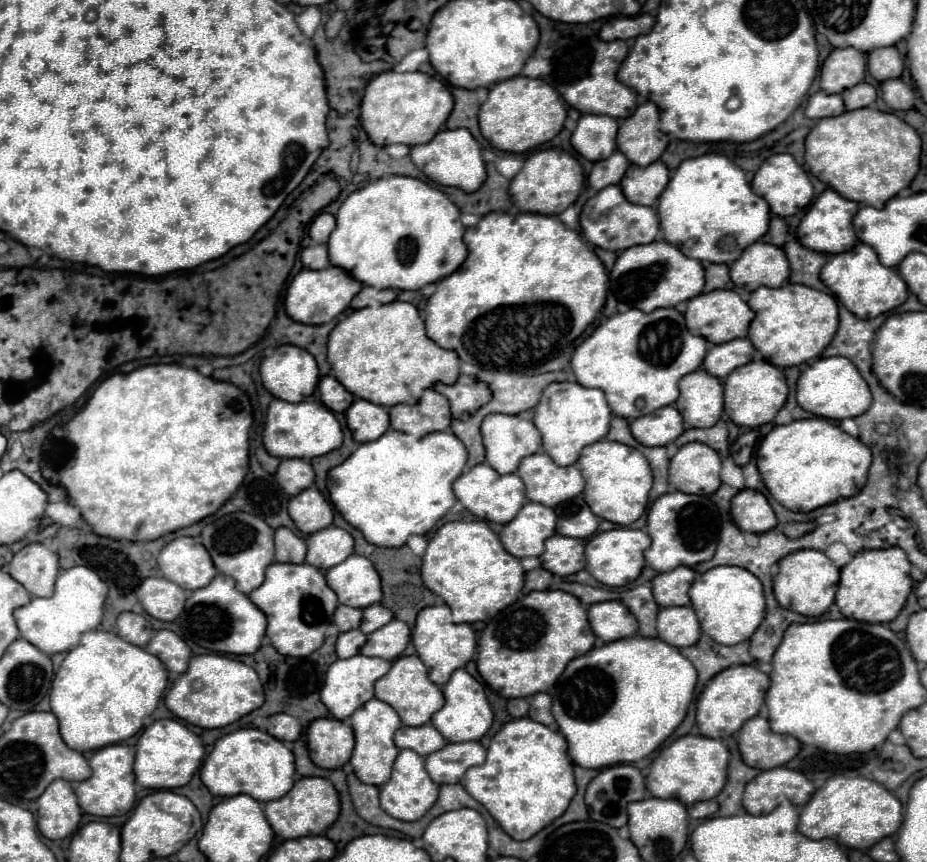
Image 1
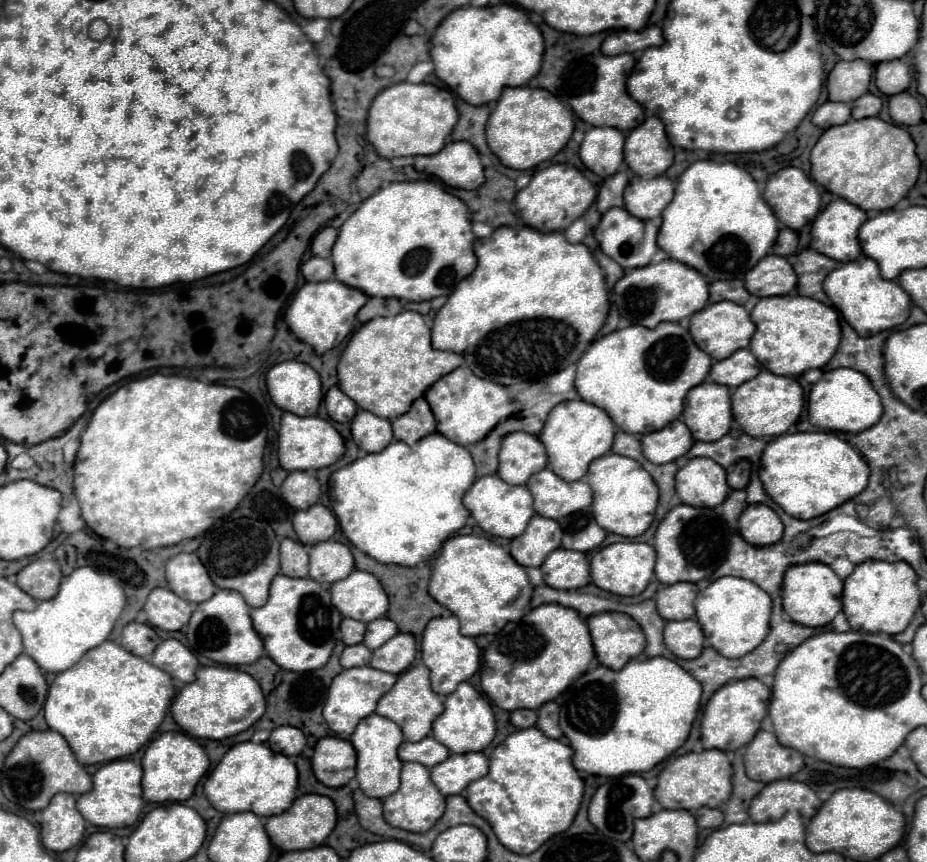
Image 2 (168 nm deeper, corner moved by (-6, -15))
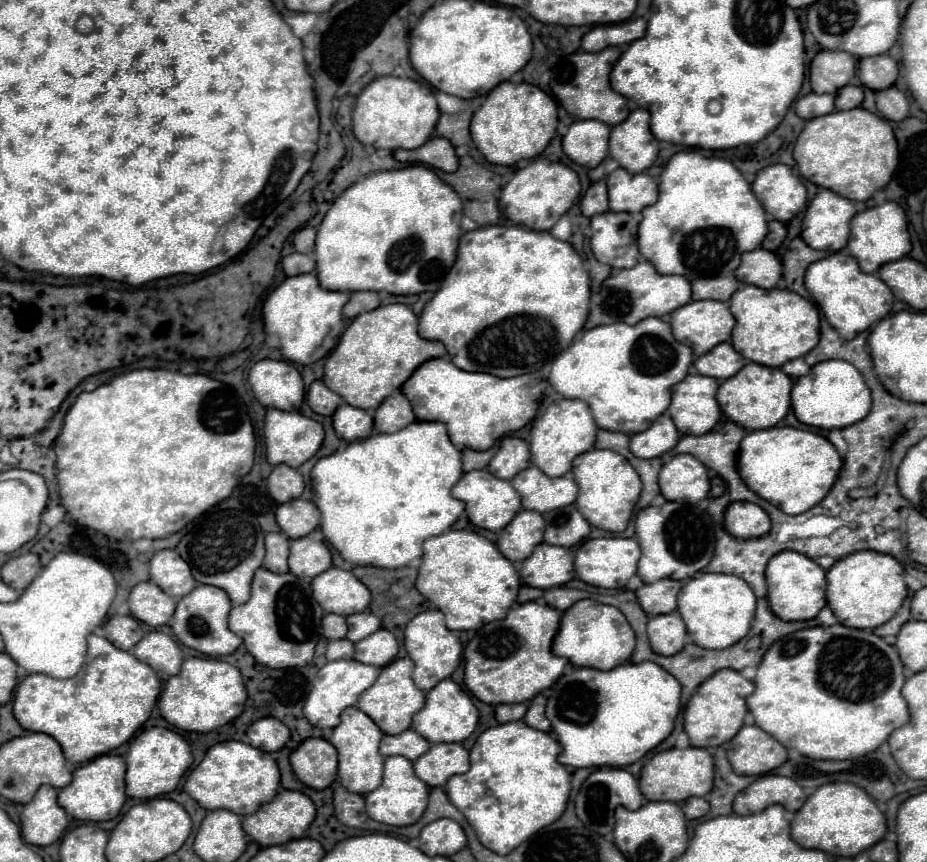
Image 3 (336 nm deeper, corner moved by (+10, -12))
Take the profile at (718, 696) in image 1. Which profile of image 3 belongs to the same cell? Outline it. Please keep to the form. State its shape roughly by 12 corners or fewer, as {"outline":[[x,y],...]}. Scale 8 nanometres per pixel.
{"outline":[[736,670],[704,680],[684,710],[696,748],[742,728],[754,684]]}

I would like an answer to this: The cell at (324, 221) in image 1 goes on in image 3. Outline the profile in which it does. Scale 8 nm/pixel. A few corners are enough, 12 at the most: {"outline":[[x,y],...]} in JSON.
{"outline":[[300,228],[294,234],[294,248],[302,254],[314,252],[316,230]]}

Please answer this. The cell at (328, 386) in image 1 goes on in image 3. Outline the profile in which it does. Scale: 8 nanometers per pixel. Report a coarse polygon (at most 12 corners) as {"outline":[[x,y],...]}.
{"outline":[[322,380],[312,382],[306,400],[316,414],[332,416],[342,398]]}

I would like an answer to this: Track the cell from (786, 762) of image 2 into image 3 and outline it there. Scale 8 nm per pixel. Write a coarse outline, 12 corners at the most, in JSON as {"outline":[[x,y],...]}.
{"outline":[[758,726],[726,744],[734,772],[760,776],[786,762],[786,748]]}

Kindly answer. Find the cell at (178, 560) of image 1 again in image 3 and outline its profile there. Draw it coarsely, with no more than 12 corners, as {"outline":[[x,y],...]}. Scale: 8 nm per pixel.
{"outline":[[176,550],[150,560],[150,578],[170,596],[196,588],[190,566]]}

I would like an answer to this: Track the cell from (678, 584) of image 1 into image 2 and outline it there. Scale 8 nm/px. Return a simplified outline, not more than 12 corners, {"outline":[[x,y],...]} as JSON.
{"outline":[[694,583],[658,589],[658,613],[666,621],[694,617]]}

